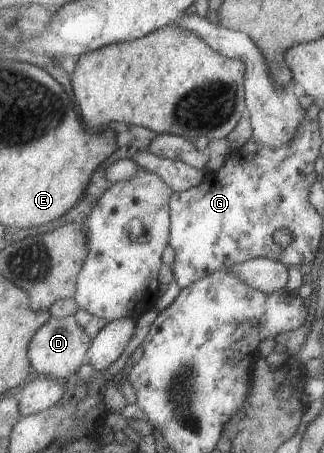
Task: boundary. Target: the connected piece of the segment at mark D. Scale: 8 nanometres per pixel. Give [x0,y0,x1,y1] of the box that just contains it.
[29,316,93,381]

